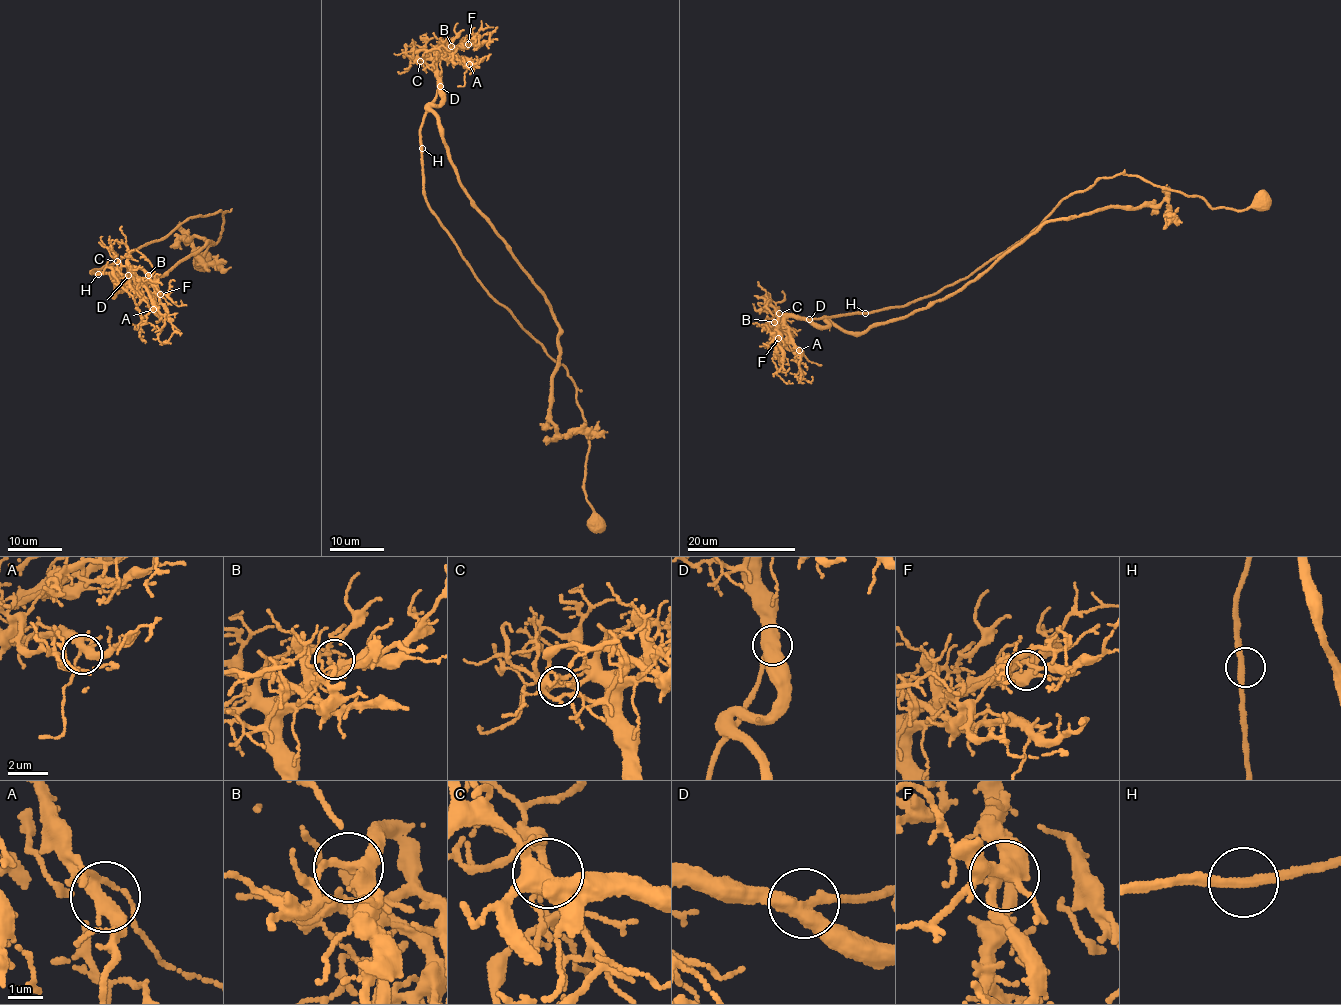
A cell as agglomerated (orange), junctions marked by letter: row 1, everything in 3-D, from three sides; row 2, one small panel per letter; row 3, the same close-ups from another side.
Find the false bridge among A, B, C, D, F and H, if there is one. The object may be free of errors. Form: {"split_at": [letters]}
{"split_at": []}

